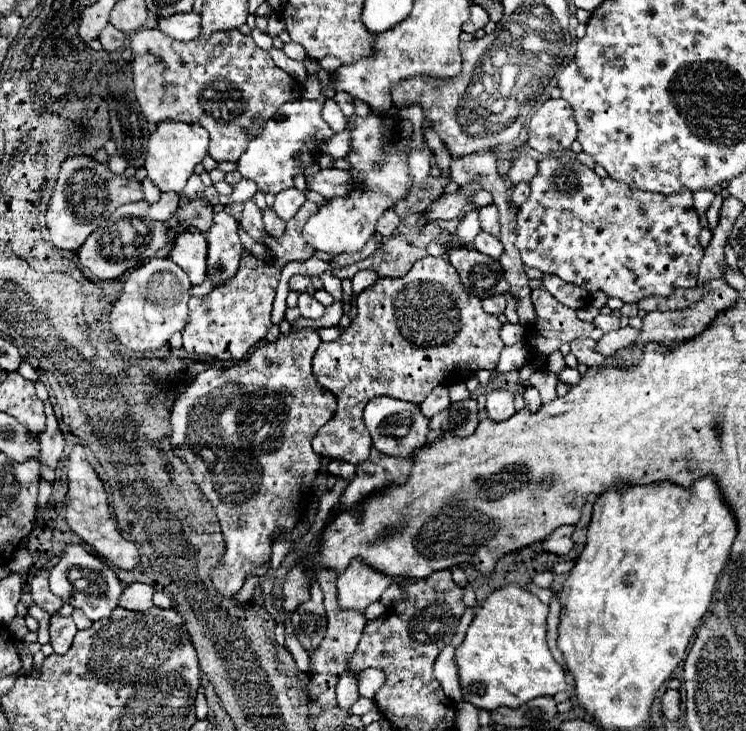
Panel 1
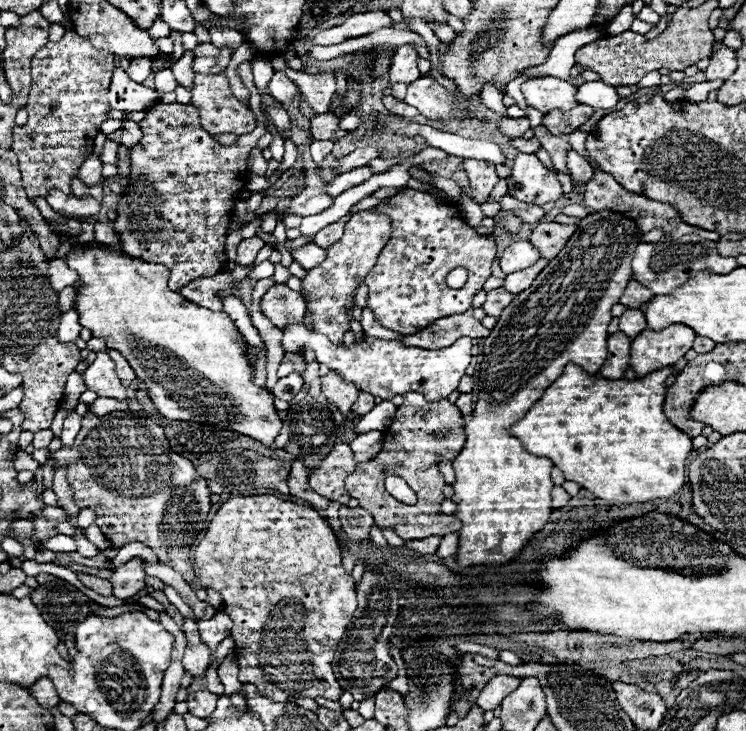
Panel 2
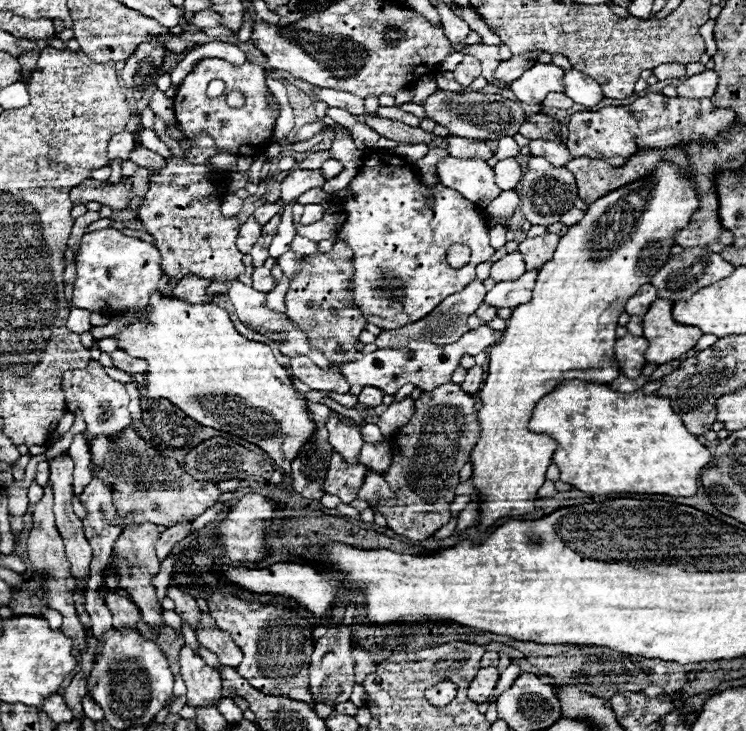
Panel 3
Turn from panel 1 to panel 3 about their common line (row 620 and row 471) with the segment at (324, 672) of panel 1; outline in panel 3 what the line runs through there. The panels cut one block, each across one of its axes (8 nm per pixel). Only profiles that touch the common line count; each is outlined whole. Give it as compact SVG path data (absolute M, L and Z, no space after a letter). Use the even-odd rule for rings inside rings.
M338 452L332 454L332 462L324 480L324 492L338 496L344 504L350 504L358 498L358 490L366 476L364 464L348 464Z

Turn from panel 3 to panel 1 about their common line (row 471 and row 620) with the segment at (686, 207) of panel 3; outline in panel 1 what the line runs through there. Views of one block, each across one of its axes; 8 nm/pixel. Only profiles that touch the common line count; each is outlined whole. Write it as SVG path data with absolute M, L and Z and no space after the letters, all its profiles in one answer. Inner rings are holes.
M510 584L500 590L494 590L486 598L486 602L476 612L464 642L456 648L456 664L458 664L460 688L462 688L464 700L484 710L496 710L498 706L518 708L532 698L552 696L556 692L568 690L564 670L552 658L552 652L548 650L548 644L546 644L546 616L548 616L548 606L540 602L538 596L520 588L518 584Z

